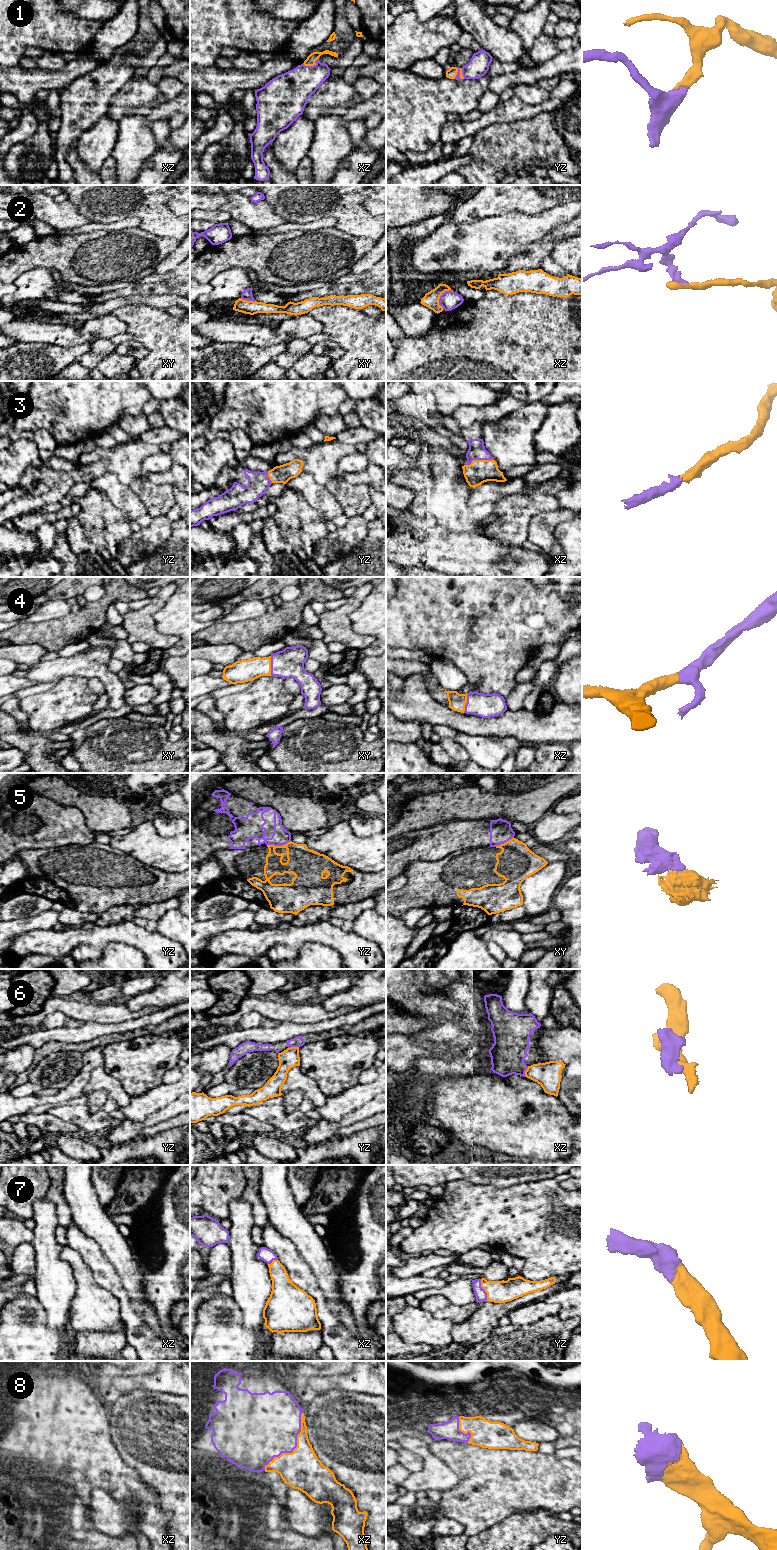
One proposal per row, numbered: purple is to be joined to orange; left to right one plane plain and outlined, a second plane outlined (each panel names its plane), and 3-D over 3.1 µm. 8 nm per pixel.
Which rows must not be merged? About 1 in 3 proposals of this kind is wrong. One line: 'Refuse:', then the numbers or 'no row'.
Refuse: 2, 5, 6

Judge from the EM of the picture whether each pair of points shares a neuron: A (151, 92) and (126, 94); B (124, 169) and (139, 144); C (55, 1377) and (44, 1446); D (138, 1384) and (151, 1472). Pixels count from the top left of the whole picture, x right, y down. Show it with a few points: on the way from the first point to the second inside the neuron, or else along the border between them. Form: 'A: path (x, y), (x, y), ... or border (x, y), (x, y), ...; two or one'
A: path (145, 92), (132, 94); one
B: path (129, 163), (130, 153), (133, 150); one
C: path (52, 1394), (52, 1425), (49, 1429); one
D: border (137, 1389), (147, 1389), (152, 1392); two

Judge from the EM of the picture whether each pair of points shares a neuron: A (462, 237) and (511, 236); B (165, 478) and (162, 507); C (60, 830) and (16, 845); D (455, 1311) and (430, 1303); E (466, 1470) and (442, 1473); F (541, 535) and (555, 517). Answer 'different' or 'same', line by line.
A: same
B: different
C: same
D: same
E: different
F: same

